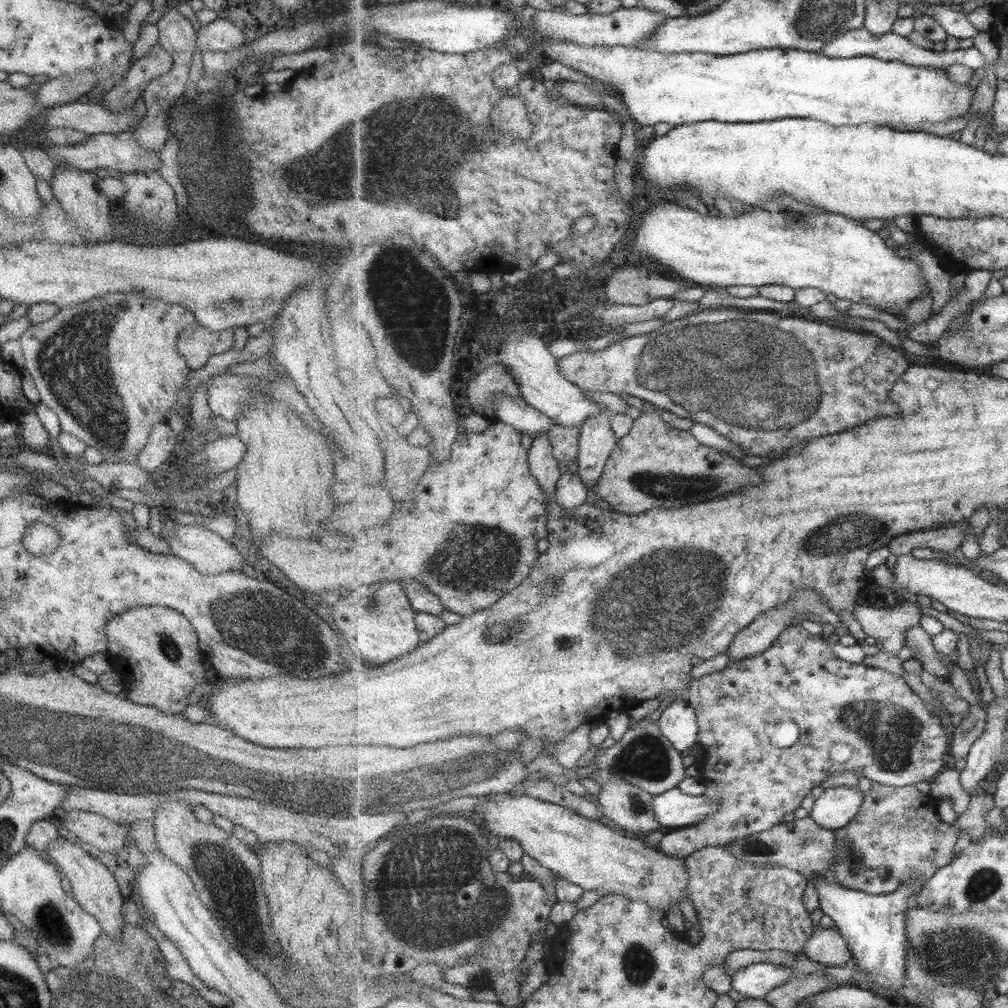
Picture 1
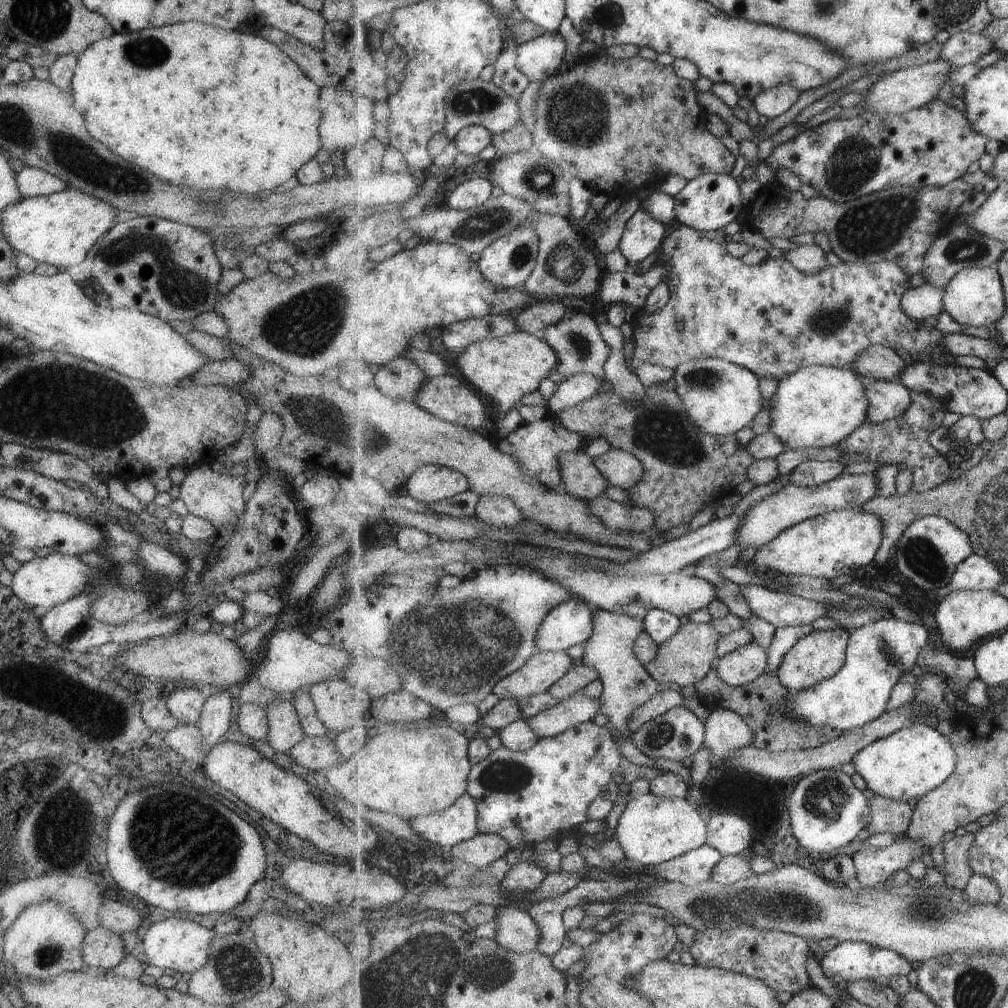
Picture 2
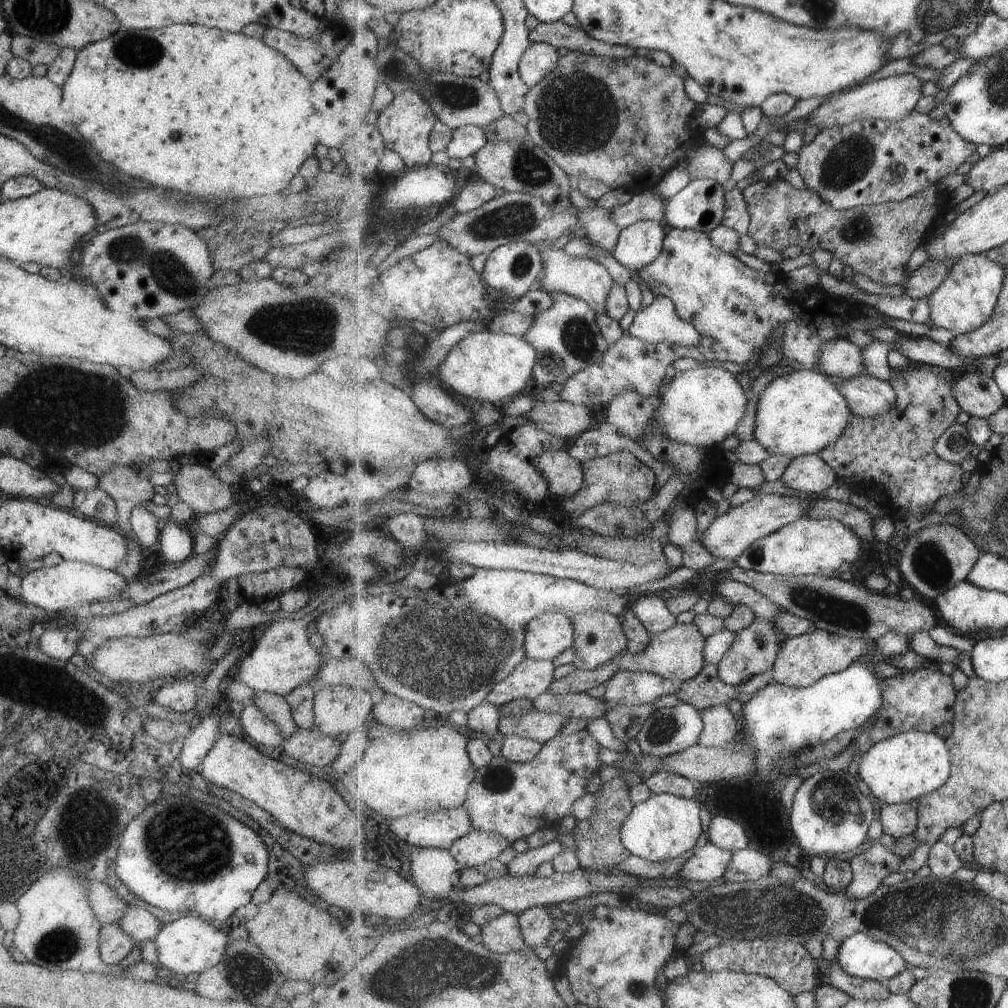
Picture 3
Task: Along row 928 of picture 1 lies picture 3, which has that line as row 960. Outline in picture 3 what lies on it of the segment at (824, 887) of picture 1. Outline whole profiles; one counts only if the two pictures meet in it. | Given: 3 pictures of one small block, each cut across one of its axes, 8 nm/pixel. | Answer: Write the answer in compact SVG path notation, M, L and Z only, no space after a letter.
M856 932L841 943L837 962L856 977L888 983L890 978L912 968L896 948L867 933Z

